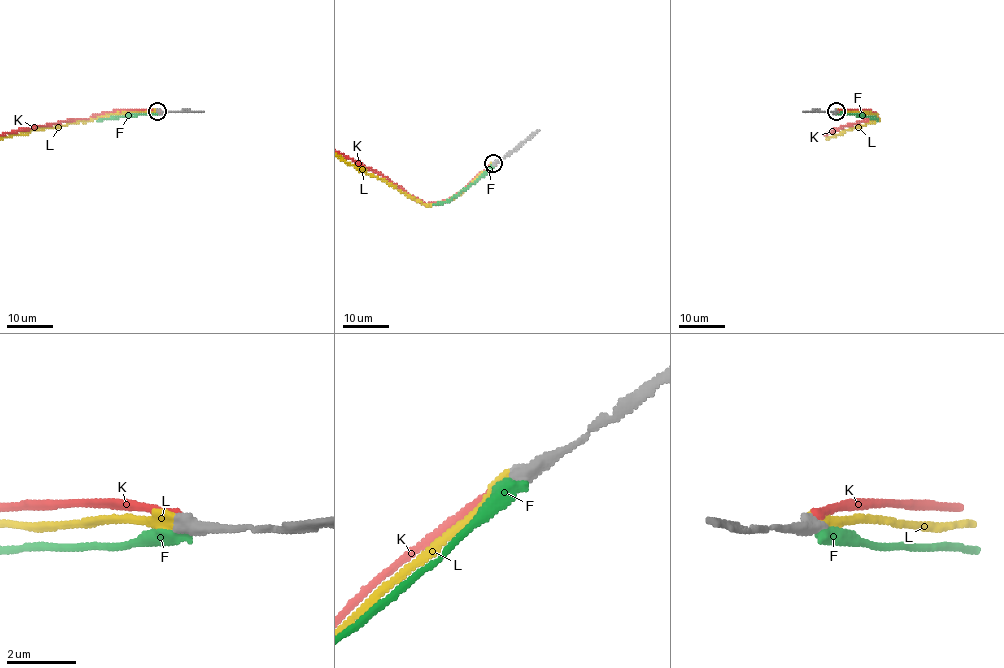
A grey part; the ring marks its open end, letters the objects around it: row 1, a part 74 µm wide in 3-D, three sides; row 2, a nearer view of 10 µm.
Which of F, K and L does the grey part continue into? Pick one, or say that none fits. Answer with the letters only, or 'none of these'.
L

